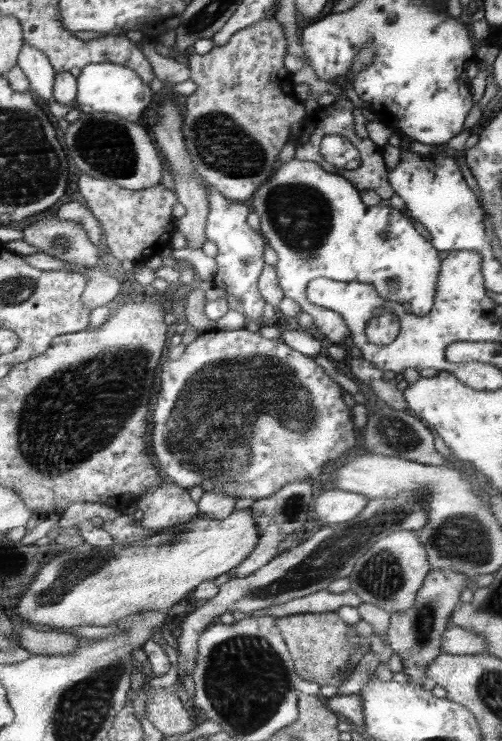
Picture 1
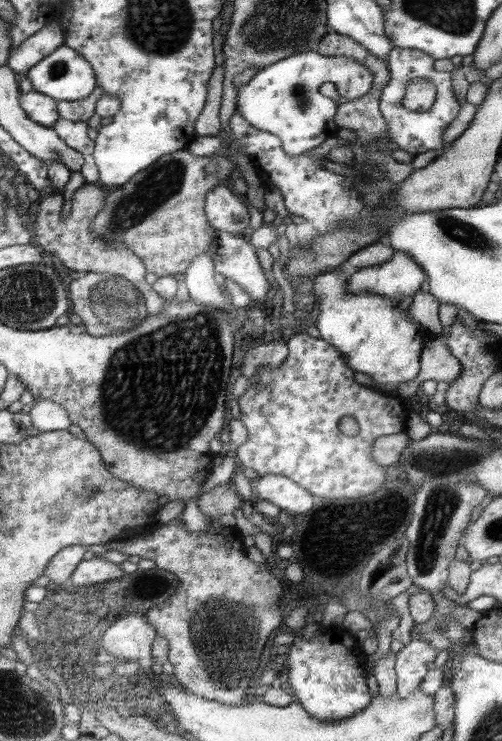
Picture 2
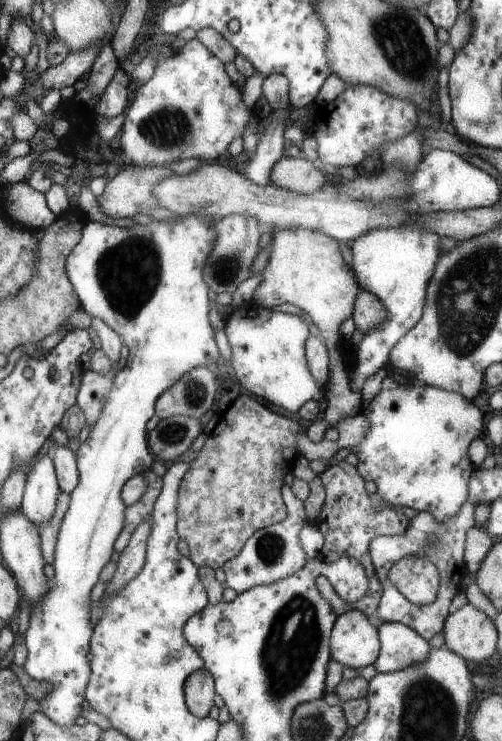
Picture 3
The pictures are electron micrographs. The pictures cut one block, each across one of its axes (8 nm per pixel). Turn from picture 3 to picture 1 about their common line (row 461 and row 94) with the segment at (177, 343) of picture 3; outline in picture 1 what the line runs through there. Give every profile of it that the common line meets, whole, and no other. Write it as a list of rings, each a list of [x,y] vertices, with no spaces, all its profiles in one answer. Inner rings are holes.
[[[110,62],[88,64],[81,69],[77,80],[78,96],[76,107],[83,113],[109,112],[129,122],[142,122],[144,120],[144,111],[156,99],[150,92],[146,82],[138,76],[138,73],[127,68],[126,65]]]

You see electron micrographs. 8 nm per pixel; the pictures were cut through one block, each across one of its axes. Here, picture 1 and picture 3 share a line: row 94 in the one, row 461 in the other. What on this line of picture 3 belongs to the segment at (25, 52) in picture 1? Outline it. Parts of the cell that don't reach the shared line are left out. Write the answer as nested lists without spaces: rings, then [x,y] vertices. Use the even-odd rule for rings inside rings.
[[[51,452],[43,454],[29,470],[23,512],[37,527],[51,520],[62,494]]]

